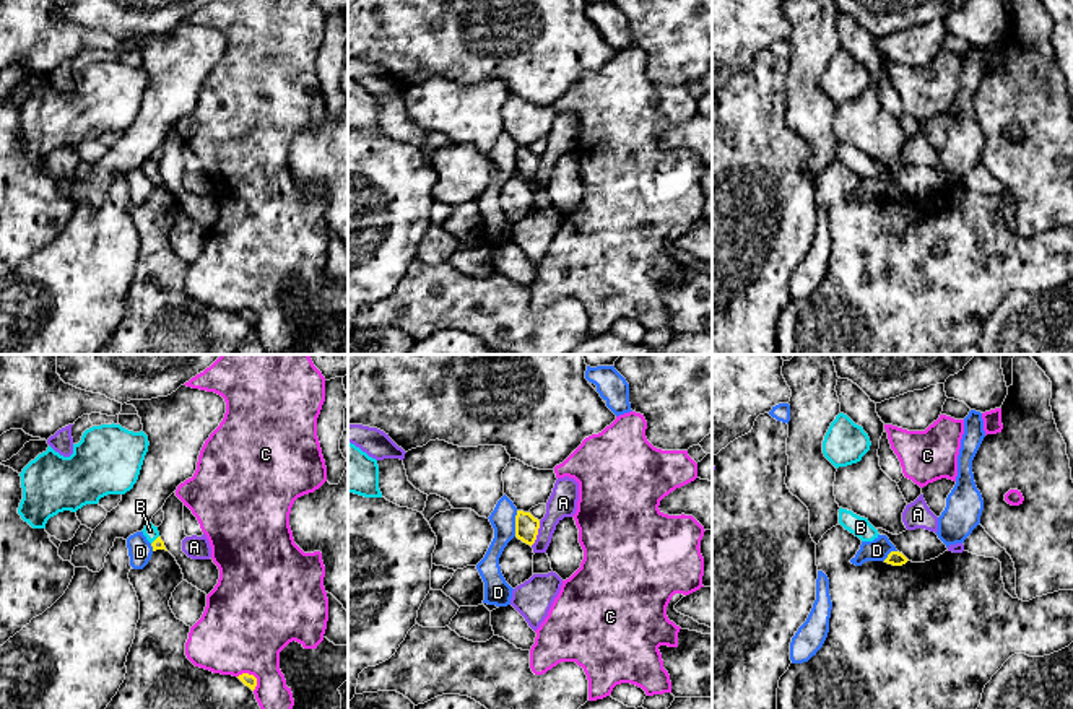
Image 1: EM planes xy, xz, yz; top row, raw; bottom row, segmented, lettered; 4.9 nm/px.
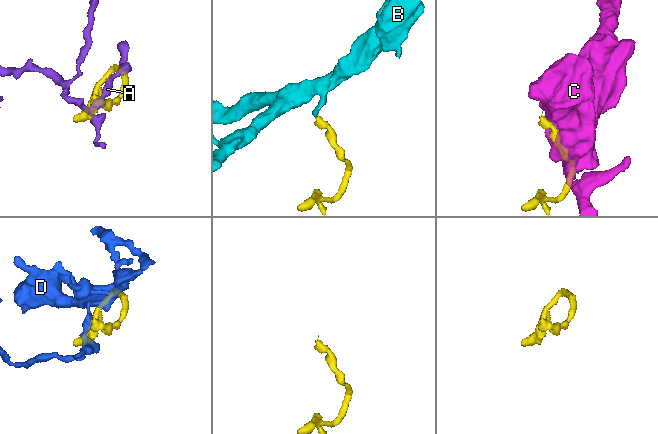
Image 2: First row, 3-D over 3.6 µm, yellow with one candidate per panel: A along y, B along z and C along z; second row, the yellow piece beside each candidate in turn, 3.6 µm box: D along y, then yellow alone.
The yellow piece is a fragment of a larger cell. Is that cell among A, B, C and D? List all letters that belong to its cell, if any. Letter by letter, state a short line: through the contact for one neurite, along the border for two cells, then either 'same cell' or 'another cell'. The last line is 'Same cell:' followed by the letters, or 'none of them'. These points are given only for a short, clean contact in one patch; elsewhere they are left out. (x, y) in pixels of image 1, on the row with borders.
A: line xz (540, 521), (537, 539), (530, 545); another cell
B: line xy (158, 543), (155, 540), (150, 530); same cell
C: another cell
D: line xz (517, 511), (514, 535); another cell
Same cell: B

